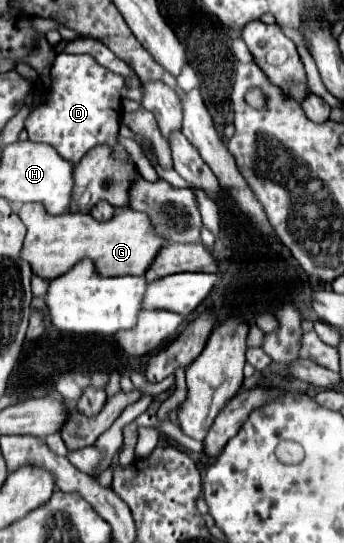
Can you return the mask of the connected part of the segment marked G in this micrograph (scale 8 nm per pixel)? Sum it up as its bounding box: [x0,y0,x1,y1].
[18,203,166,279]

